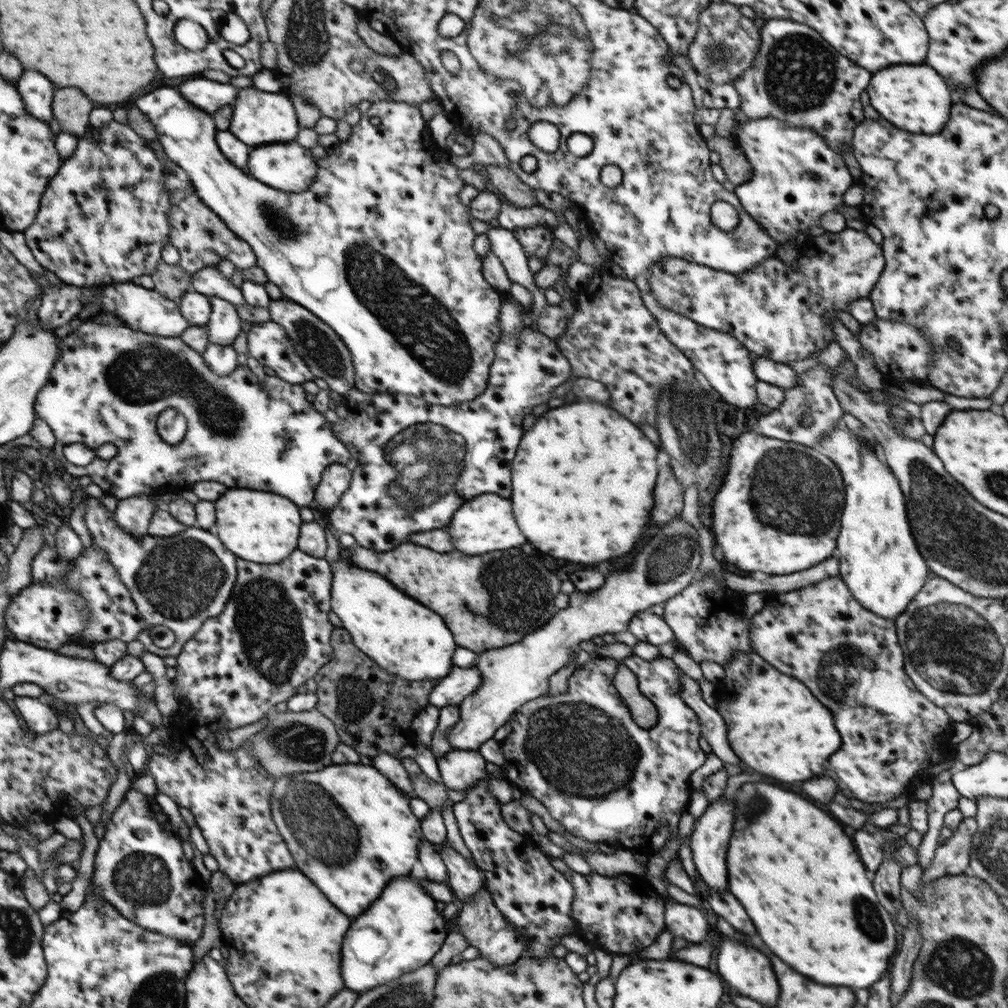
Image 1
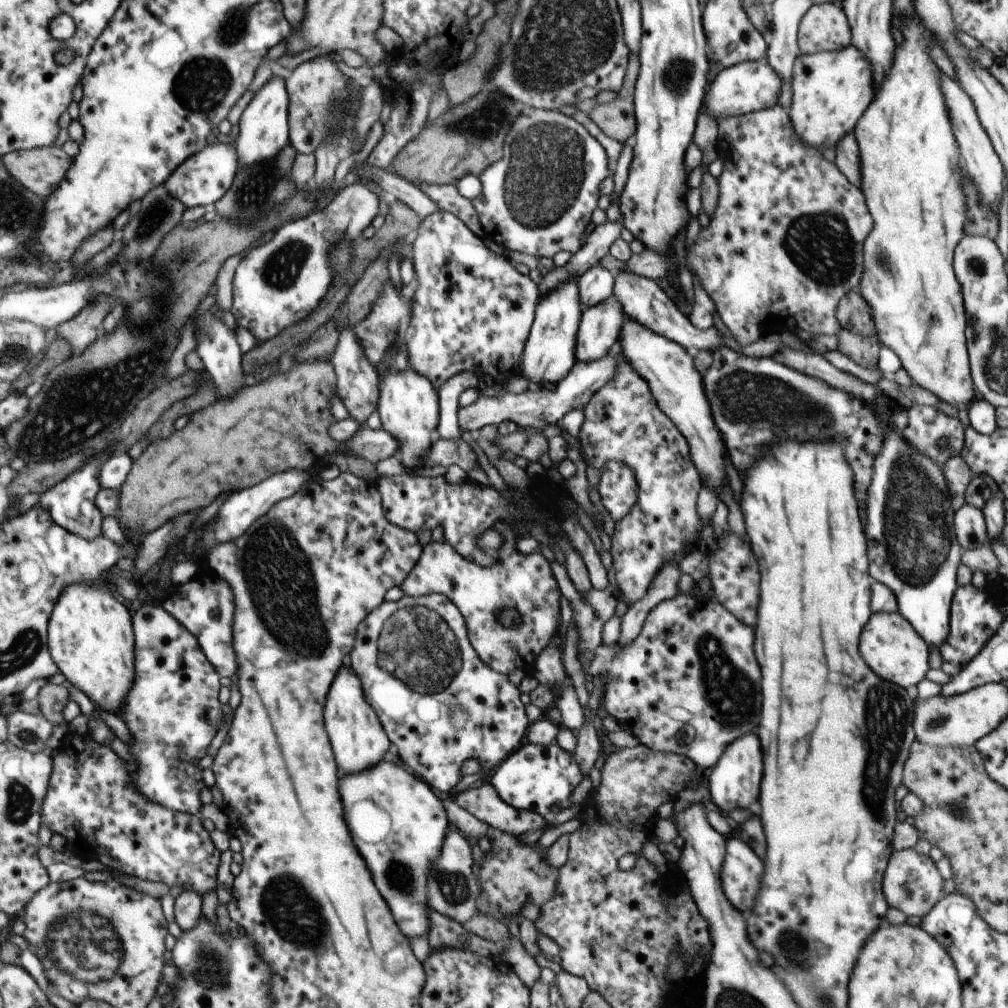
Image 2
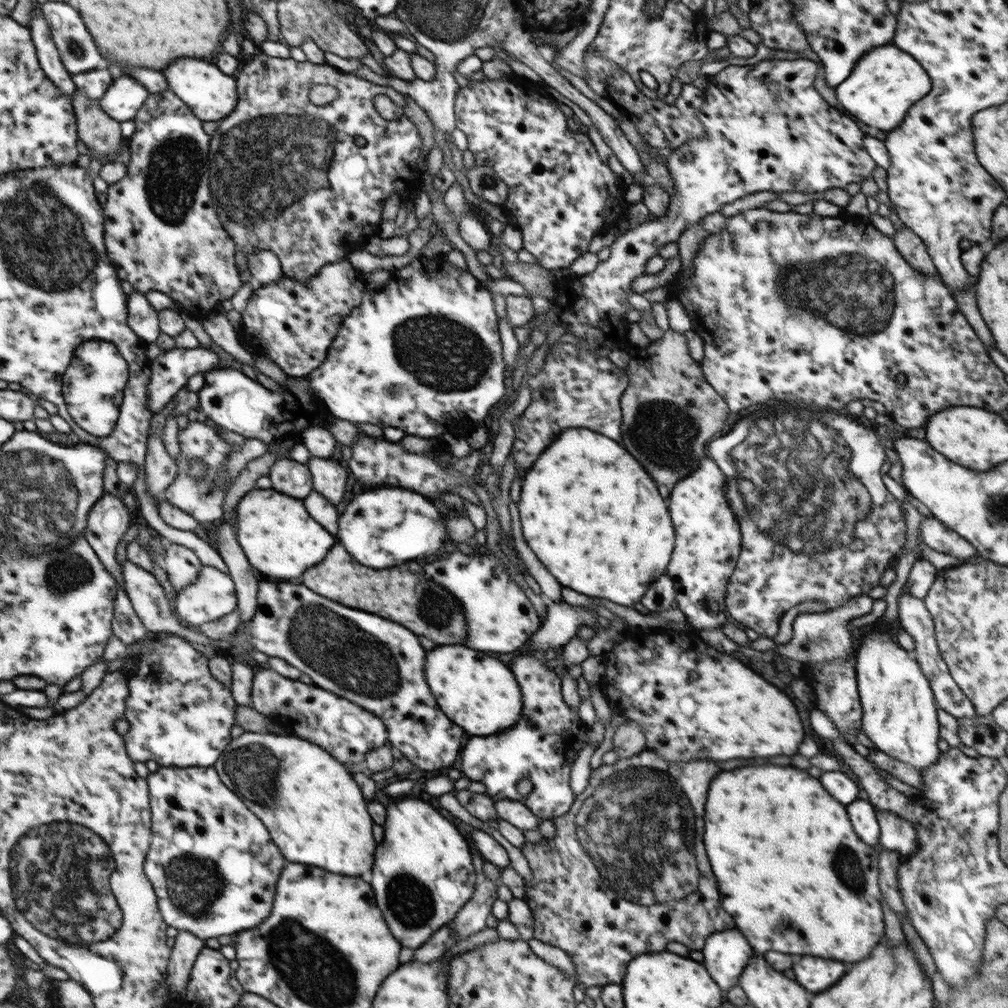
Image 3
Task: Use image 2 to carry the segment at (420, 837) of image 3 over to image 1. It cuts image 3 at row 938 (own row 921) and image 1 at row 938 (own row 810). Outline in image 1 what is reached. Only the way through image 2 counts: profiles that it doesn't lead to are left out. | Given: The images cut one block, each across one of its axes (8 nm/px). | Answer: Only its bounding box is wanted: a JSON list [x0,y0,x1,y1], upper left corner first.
[342,873,447,994]

